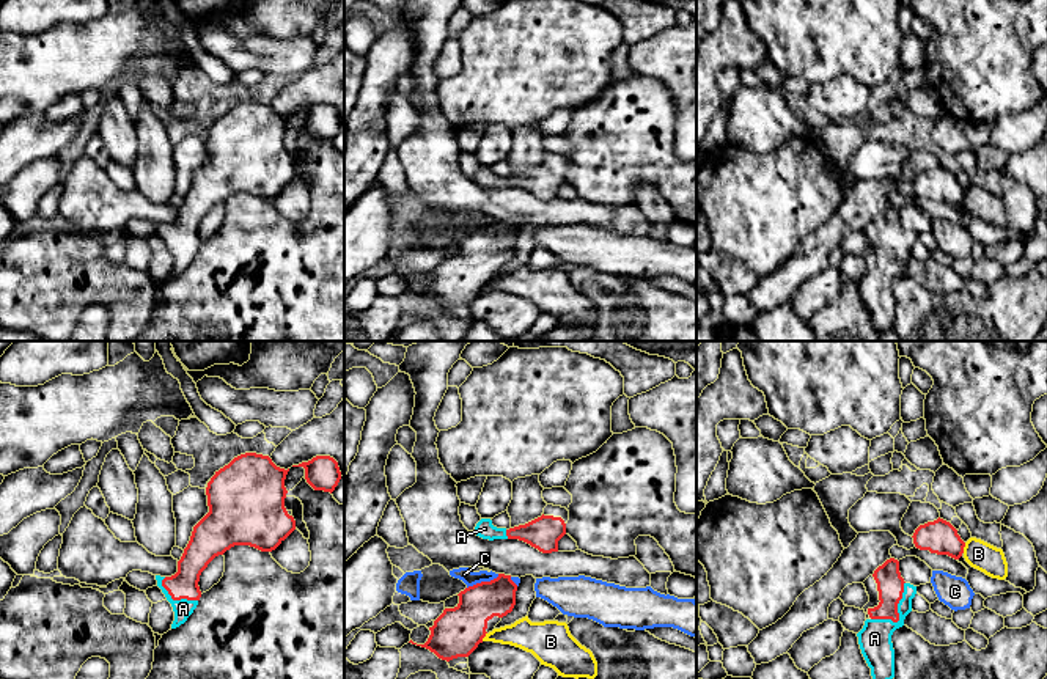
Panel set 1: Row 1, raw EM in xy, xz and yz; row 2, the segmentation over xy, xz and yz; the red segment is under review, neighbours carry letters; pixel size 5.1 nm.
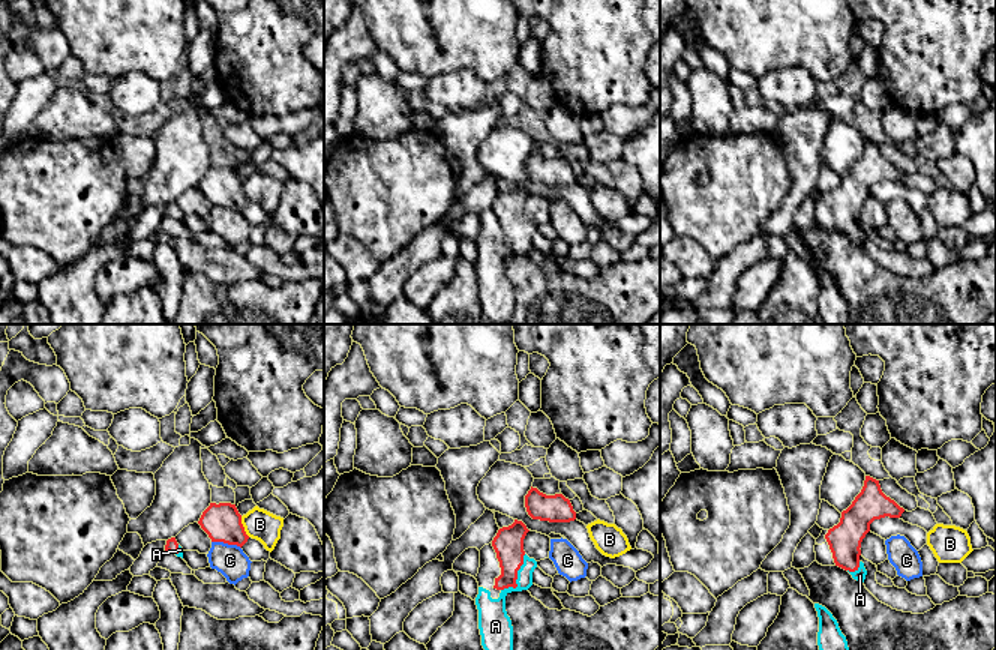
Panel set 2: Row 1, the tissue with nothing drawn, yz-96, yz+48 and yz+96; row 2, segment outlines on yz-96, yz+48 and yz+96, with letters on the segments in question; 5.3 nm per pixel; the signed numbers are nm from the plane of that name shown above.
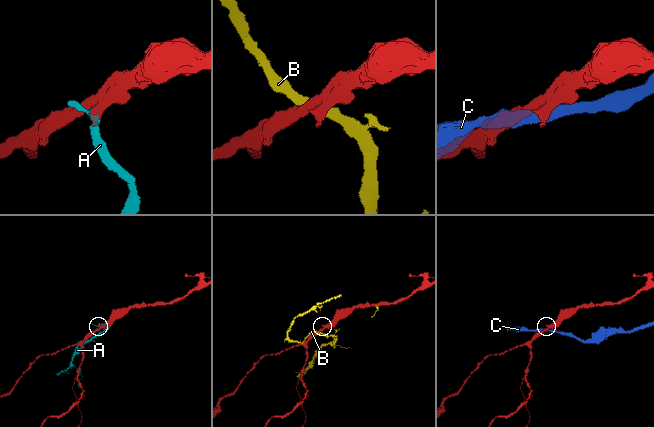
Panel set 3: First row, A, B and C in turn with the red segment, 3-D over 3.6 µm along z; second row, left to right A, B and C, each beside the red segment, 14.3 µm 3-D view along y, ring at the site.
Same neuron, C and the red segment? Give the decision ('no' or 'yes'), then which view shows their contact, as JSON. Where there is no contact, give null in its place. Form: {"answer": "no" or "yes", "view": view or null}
{"answer": "no", "view": "xz"}

